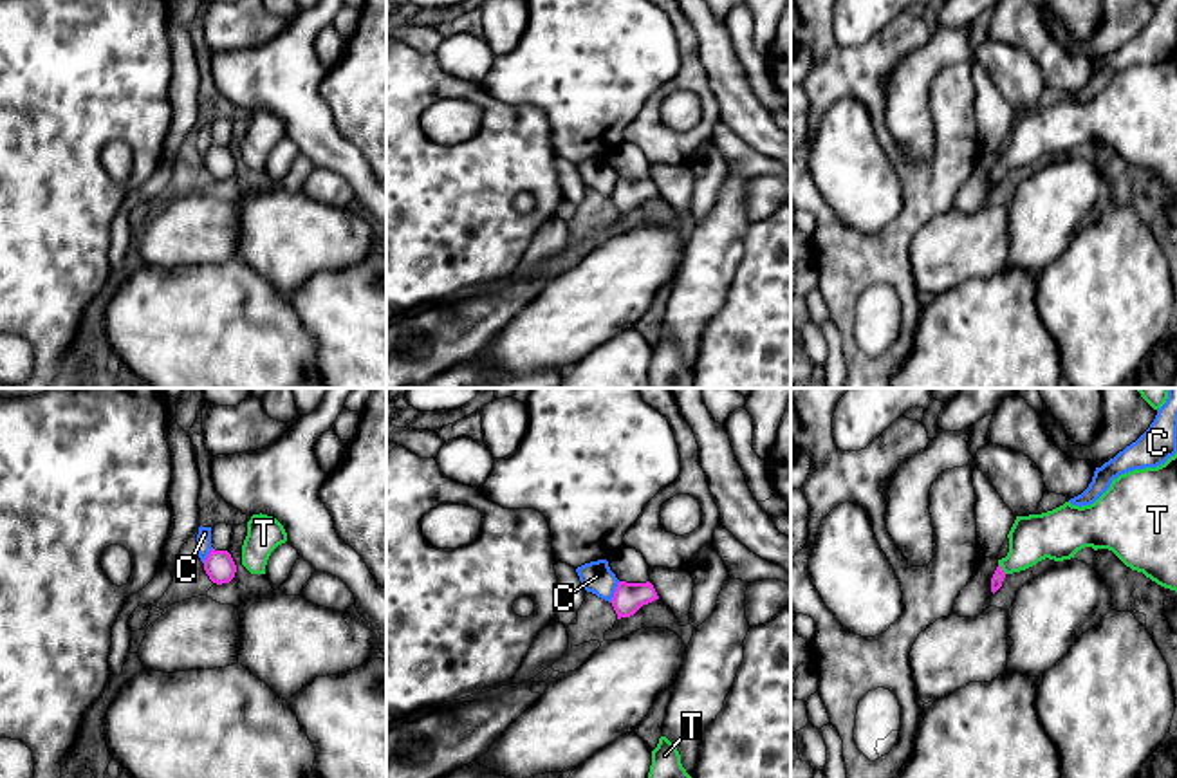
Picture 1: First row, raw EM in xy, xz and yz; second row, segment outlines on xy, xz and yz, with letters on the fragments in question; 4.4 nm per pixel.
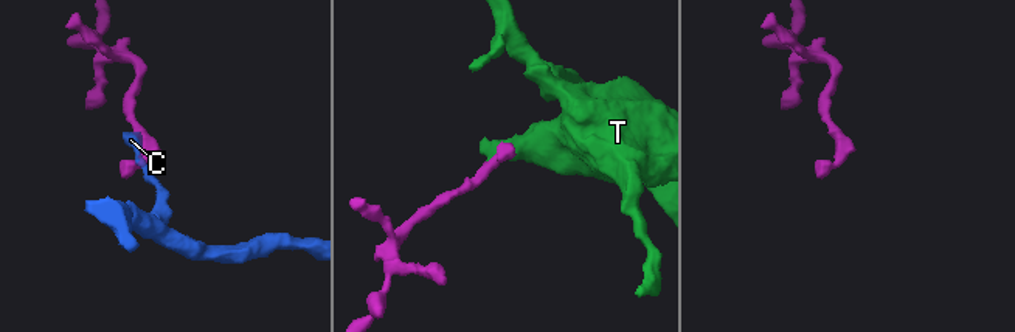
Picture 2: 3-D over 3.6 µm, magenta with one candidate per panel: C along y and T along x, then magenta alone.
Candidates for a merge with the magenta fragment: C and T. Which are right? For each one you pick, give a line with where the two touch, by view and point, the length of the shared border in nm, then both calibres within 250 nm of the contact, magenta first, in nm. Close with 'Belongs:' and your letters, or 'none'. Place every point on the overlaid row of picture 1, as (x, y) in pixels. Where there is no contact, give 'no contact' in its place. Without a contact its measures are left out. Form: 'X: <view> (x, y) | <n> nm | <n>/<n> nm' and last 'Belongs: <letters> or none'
T: yz (1000, 569) | 60 nm | 50/200 nm
Belongs: T

